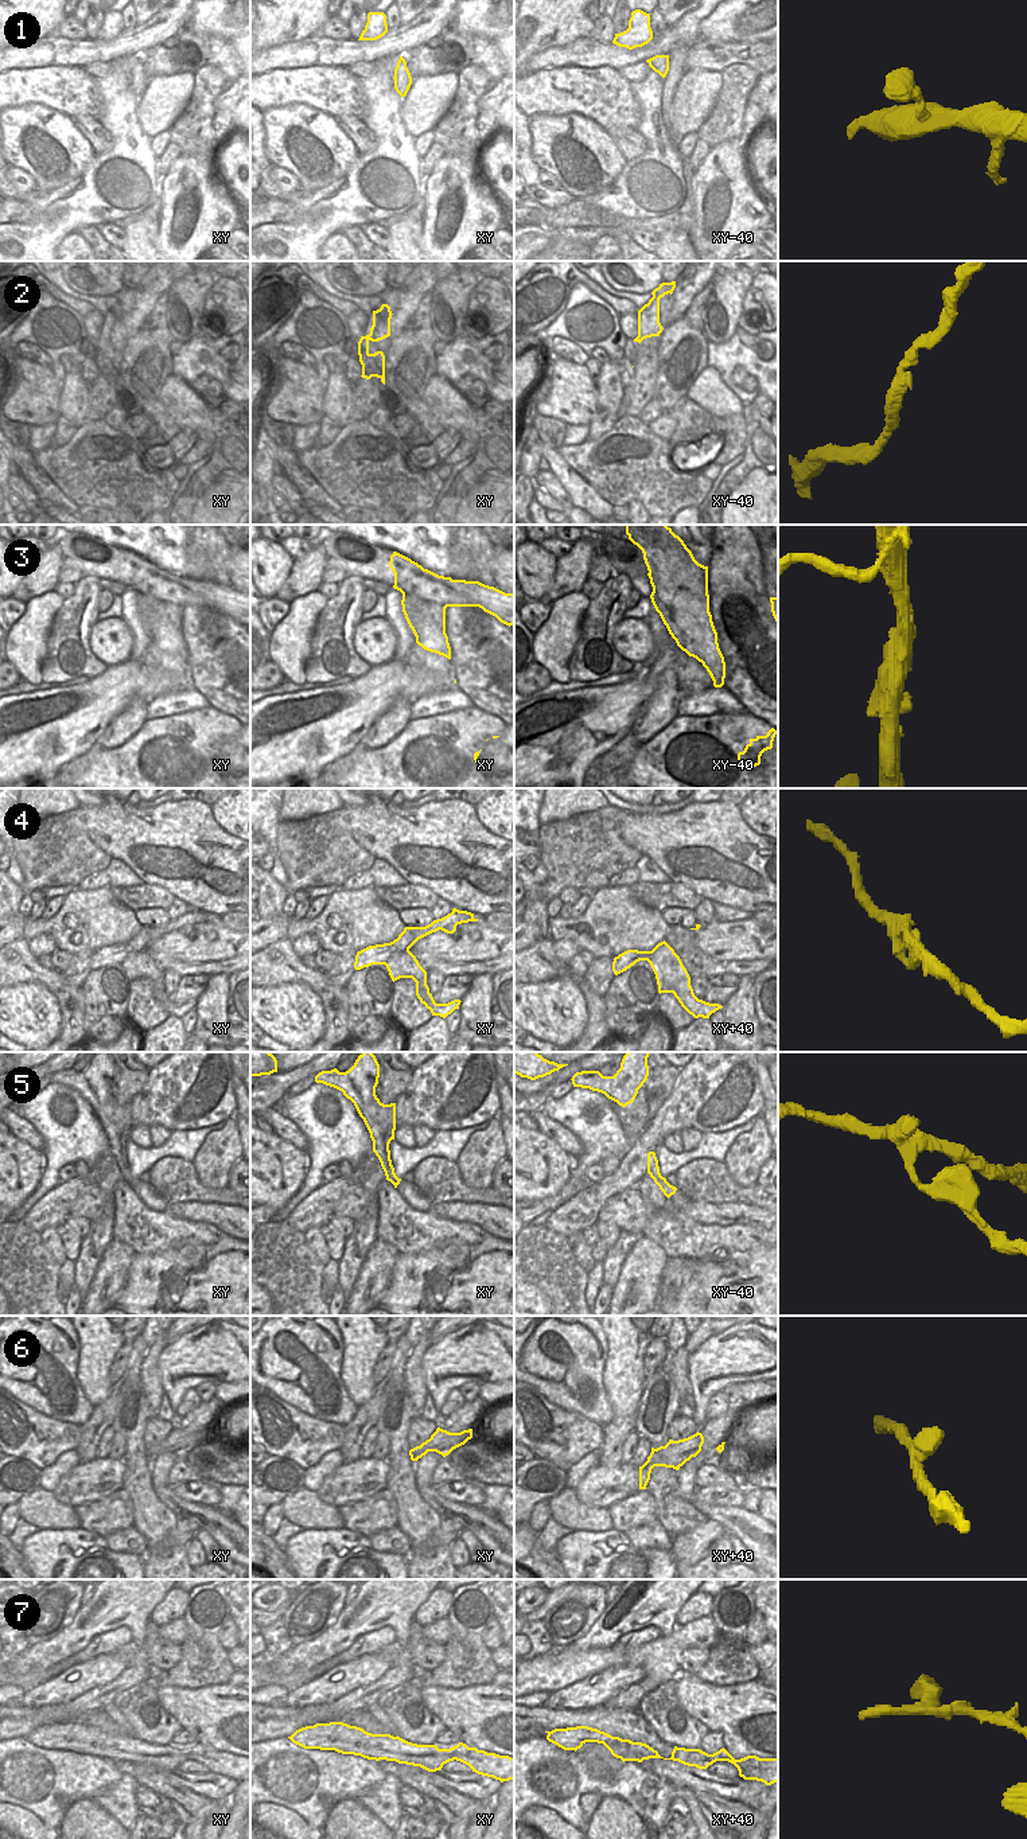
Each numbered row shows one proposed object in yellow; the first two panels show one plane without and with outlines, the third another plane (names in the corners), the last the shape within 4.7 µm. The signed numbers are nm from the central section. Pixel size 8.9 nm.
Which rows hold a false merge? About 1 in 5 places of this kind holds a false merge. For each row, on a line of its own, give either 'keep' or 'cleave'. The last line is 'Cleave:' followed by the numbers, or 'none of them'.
1: keep
2: keep
3: cleave
4: keep
5: keep
6: keep
7: keep
Cleave: 3

